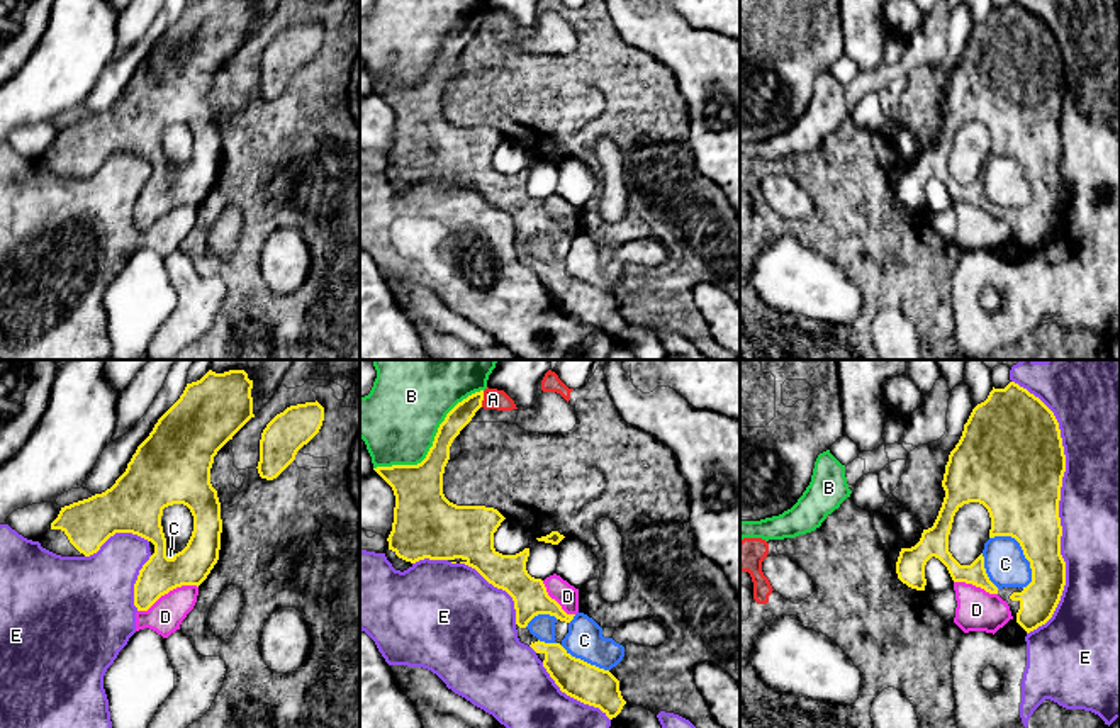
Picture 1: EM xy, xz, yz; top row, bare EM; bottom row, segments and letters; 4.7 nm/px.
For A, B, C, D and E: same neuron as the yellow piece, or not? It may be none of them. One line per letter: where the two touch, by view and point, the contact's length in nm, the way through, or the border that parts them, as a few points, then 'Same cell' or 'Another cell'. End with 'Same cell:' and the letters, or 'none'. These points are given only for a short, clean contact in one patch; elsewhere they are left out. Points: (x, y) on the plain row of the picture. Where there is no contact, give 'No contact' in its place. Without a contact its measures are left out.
A: Touches yellow at xz (482, 19). Shared border 80 nm. Boundary: xz (484, 11), (481, 26). Another cell
B: Touches yellow at xz (433, 63). Shared border 650 nm. Another cell
C: Touches yellow at yz (1024, 172). Shared border 300 nm. Another cell
D: Touches yellow at xy (167, 212). Shared border 320 nm. Another cell
E: Touches yellow at yz (1058, 126). Shared border 1200 nm. Another cell
Same cell: none

